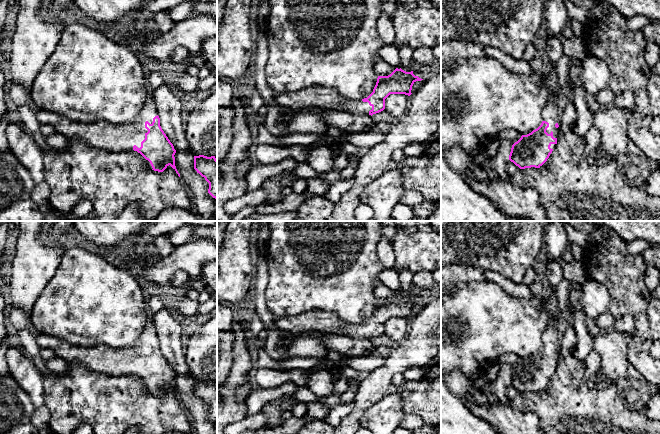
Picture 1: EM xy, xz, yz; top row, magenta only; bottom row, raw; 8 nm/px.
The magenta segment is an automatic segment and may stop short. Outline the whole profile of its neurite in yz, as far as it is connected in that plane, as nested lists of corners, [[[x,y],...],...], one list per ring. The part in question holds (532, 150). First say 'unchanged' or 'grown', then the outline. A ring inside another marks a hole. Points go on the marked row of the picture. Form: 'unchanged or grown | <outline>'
grown | [[[558,99],[553,100],[544,108],[542,112],[541,125],[527,135],[522,135],[521,138],[512,145],[509,160],[520,169],[525,168],[540,168],[549,158],[554,149],[557,148],[557,138],[560,132],[560,106],[557,105]]]

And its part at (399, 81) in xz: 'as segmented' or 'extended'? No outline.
extended

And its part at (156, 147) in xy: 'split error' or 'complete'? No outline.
split error

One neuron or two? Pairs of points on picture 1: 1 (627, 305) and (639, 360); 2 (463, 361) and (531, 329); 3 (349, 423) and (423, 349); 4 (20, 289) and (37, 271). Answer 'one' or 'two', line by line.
1: one
2: one
3: one
4: one

